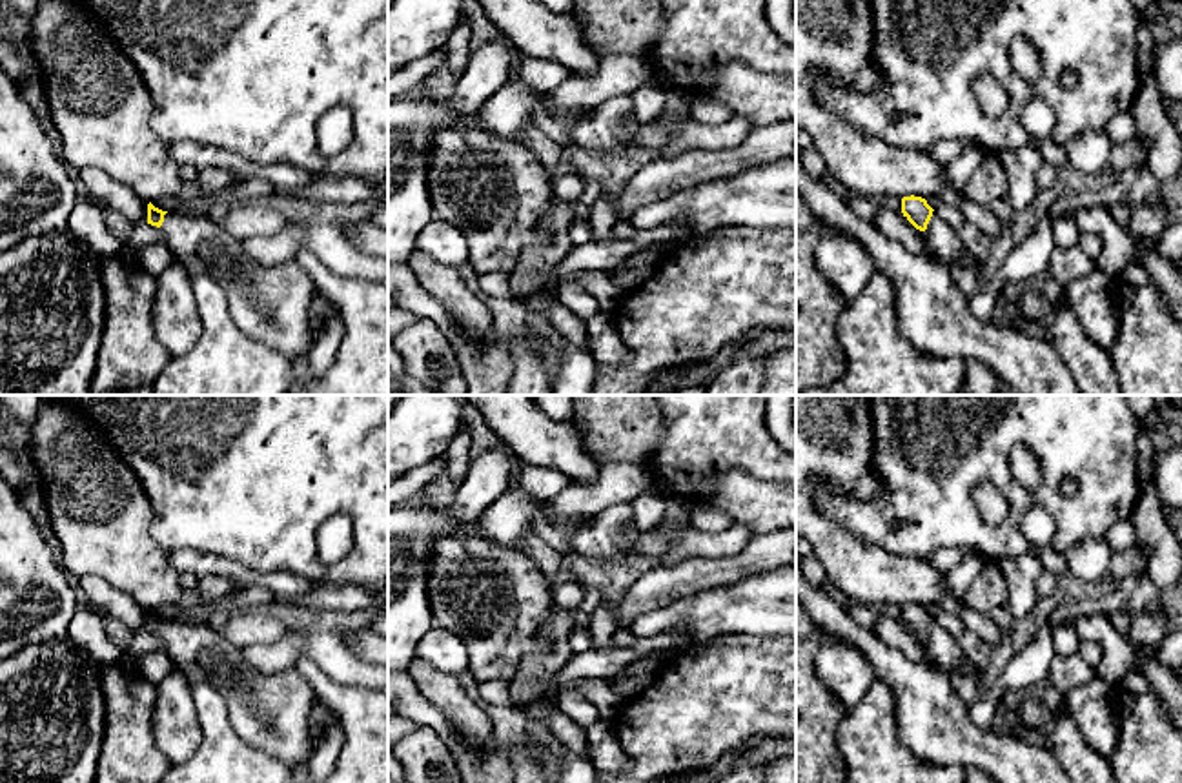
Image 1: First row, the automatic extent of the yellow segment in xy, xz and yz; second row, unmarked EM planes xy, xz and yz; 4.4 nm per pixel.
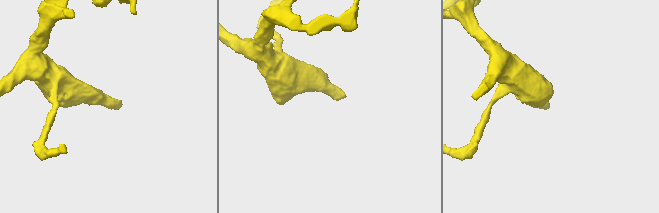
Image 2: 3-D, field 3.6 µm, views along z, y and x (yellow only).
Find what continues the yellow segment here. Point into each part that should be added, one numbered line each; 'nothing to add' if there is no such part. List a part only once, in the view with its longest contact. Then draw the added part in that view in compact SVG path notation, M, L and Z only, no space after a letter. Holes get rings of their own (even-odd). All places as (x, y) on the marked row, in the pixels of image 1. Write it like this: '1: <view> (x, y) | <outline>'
1: yz (944, 244) | M932 211L932 217L927 224L927 229L922 231L929 259L938 260L945 266L963 264L969 266L982 277L987 277L980 264L973 262L967 255L967 244L956 235L954 228L951 228L940 215Z

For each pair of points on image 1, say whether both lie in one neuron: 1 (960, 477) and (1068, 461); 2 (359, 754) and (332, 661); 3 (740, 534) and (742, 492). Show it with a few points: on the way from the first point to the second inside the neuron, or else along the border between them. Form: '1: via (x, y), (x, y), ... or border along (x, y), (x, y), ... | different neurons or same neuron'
1: via (988, 450), (1004, 434), (1040, 434) | same neuron
2: border along (301, 658), (310, 658), (336, 681), (368, 689) | different neurons
3: border along (731, 521), (742, 523), (753, 534) | different neurons

